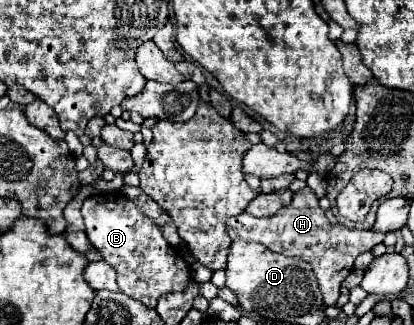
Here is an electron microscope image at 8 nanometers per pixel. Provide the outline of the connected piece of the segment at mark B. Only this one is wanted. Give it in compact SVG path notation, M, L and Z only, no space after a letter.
M123 193L87 197L83 203L83 219L89 241L103 255L103 261L109 261L109 265L115 267L117 283L125 295L141 301L145 307L155 309L161 295L185 291L189 285L189 263L175 247L163 239L157 223L143 215L139 207Z

